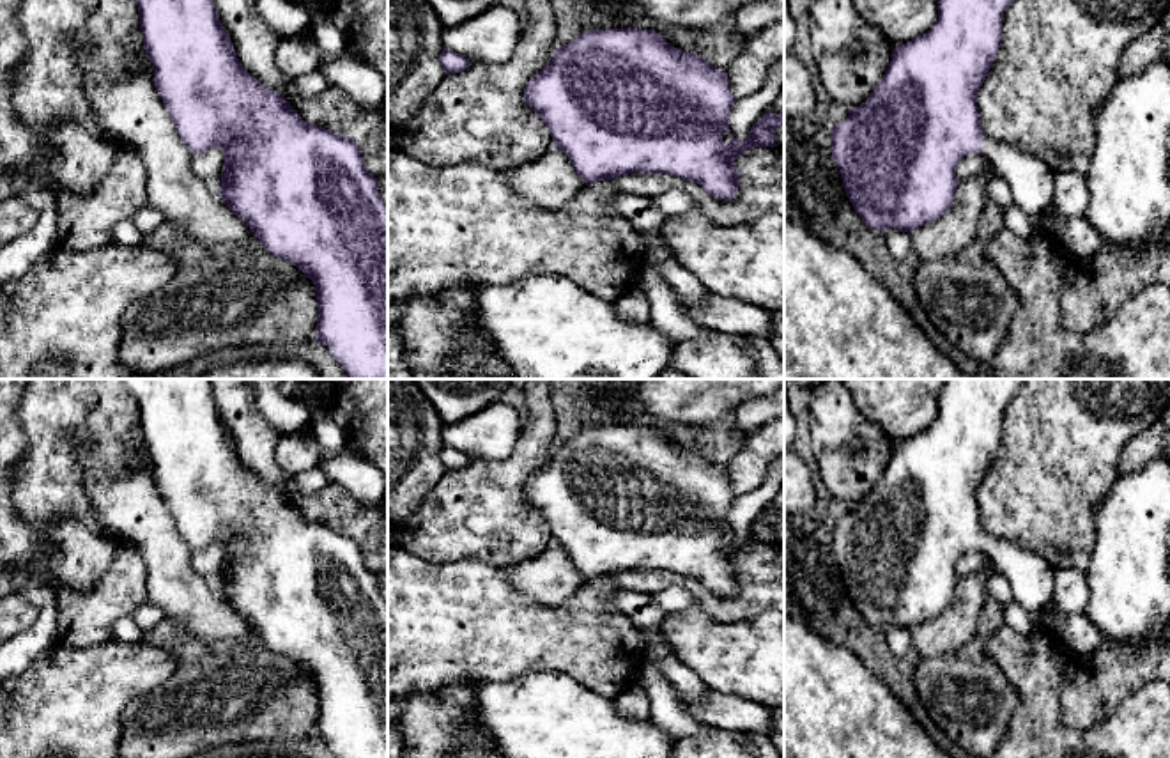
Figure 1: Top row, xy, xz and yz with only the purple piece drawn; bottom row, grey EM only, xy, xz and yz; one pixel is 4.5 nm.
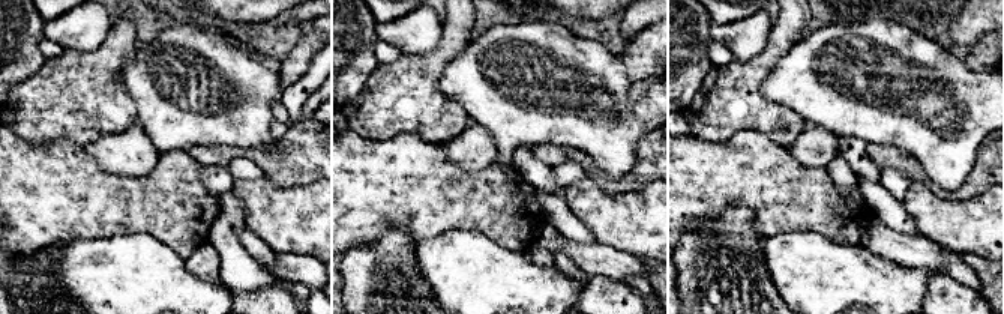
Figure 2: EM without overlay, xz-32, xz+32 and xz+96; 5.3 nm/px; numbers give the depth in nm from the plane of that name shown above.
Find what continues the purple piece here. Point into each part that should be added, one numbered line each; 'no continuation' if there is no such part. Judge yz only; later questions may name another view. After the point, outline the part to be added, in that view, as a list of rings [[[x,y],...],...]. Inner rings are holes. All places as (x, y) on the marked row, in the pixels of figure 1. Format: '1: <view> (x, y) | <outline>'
1: yz (1031, 181) | [[[986,138],[979,152],[991,159],[995,175],[1007,182],[1014,207],[1028,216],[1044,216],[1051,205],[1055,172],[1043,159],[993,138]]]

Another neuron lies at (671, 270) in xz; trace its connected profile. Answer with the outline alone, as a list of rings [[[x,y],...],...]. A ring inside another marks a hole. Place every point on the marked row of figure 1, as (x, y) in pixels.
[[[657,232],[641,234],[646,253],[646,264],[655,264],[660,275],[671,283],[671,287],[687,298],[703,299],[708,292],[692,276],[676,257],[671,257],[658,239]]]

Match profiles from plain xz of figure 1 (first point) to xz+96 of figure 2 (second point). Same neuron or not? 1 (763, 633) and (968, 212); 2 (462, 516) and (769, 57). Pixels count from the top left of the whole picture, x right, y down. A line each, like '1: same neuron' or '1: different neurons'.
1: same neuron
2: same neuron

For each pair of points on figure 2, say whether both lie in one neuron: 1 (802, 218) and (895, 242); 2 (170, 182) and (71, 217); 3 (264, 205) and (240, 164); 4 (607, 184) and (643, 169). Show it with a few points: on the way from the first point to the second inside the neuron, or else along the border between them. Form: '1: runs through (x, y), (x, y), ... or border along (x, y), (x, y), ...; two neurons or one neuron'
1: border along (874, 215), (862, 226), (859, 244); two neurons
2: runs through (146, 205), (95, 206); one neuron
3: border along (263, 175), (254, 179), (236, 181); two neurons
4: runs through (616, 184), (626, 184), (634, 178); one neuron

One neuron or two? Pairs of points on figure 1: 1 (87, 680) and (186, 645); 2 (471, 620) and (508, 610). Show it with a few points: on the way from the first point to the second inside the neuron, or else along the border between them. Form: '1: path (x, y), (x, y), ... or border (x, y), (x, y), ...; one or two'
1: border (142, 641), (176, 661), (153, 689); two
2: path (480, 620), (500, 618); one

